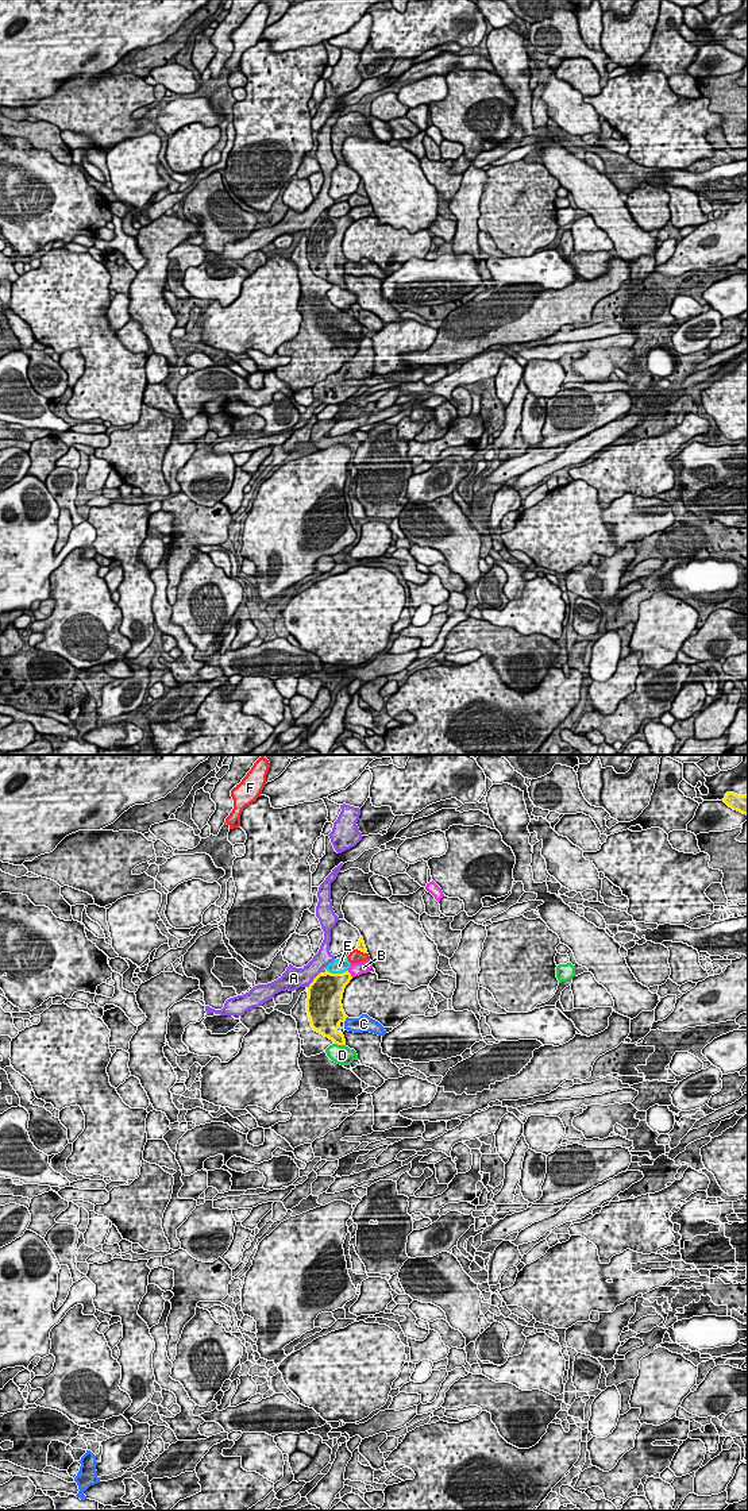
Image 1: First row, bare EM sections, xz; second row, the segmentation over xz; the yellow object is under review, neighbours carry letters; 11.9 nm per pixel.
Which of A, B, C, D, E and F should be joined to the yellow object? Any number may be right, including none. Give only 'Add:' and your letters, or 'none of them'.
Add: none of them

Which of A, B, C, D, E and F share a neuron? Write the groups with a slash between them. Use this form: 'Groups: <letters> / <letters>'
Groups: A / B / C / D / E / F

